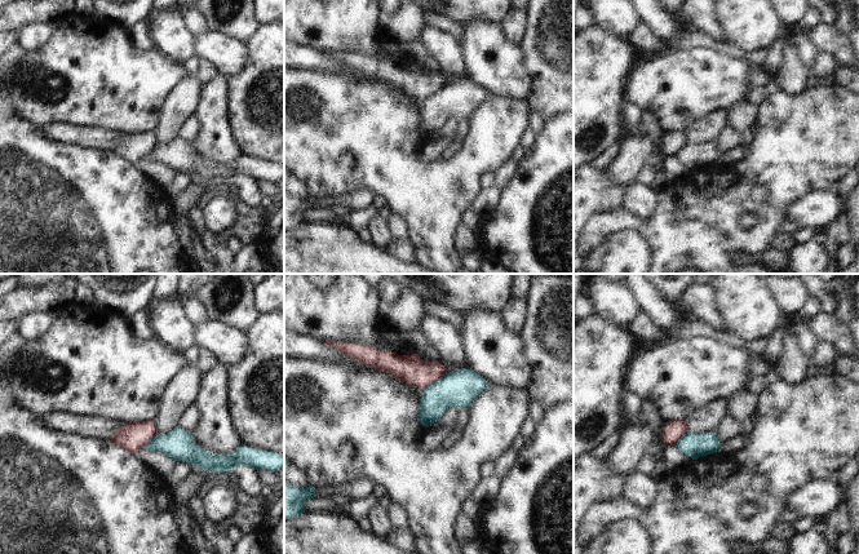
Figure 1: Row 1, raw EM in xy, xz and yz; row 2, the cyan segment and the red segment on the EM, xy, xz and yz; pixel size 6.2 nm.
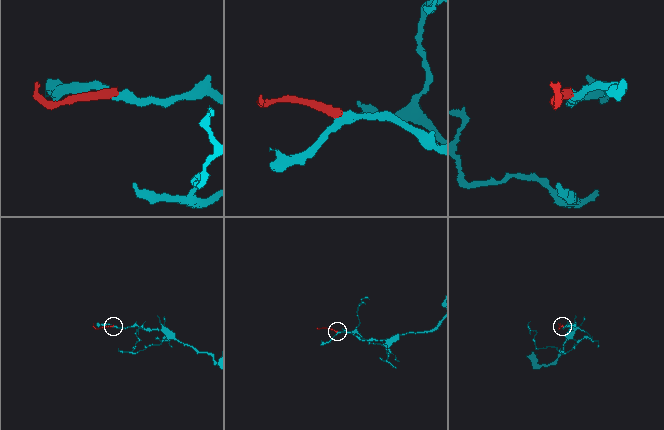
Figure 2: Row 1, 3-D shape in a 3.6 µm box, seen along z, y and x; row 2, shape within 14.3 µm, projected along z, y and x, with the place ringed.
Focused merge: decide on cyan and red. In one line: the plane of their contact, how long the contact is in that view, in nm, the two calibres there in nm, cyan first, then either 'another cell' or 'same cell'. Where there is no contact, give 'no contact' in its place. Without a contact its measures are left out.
meets cyan in xz; contact 190 nm long; 220 nm thick on the cyan side, 170 nm on the other; another cell

